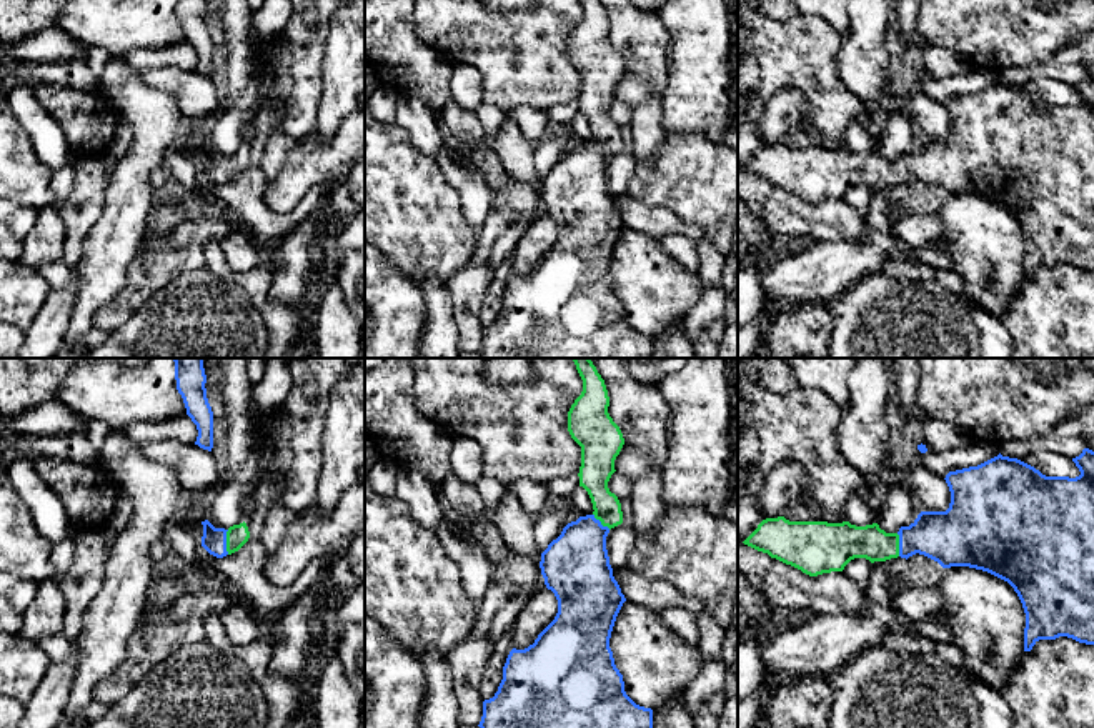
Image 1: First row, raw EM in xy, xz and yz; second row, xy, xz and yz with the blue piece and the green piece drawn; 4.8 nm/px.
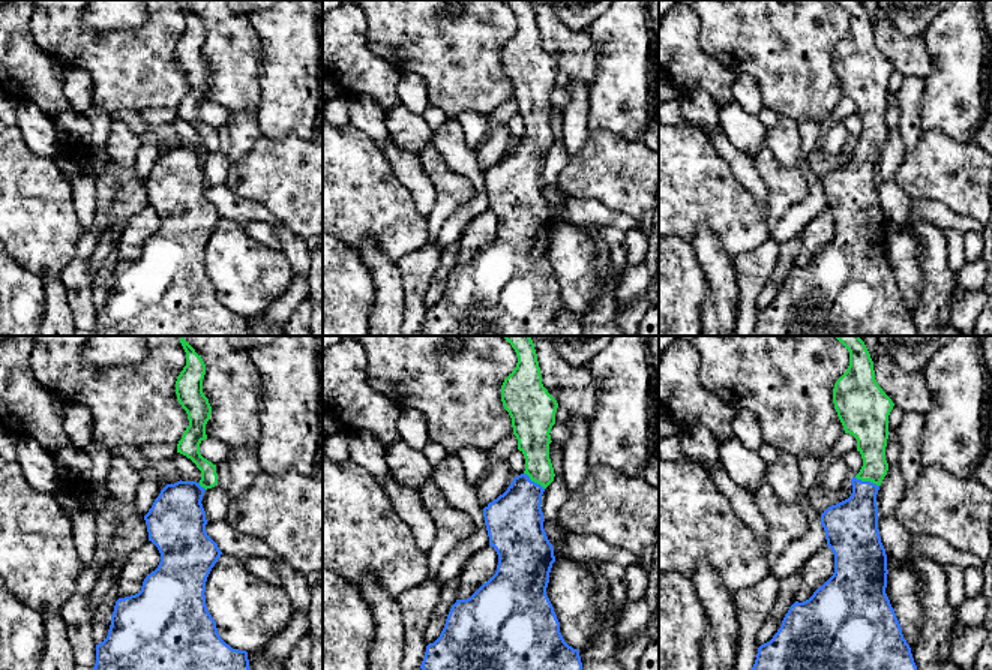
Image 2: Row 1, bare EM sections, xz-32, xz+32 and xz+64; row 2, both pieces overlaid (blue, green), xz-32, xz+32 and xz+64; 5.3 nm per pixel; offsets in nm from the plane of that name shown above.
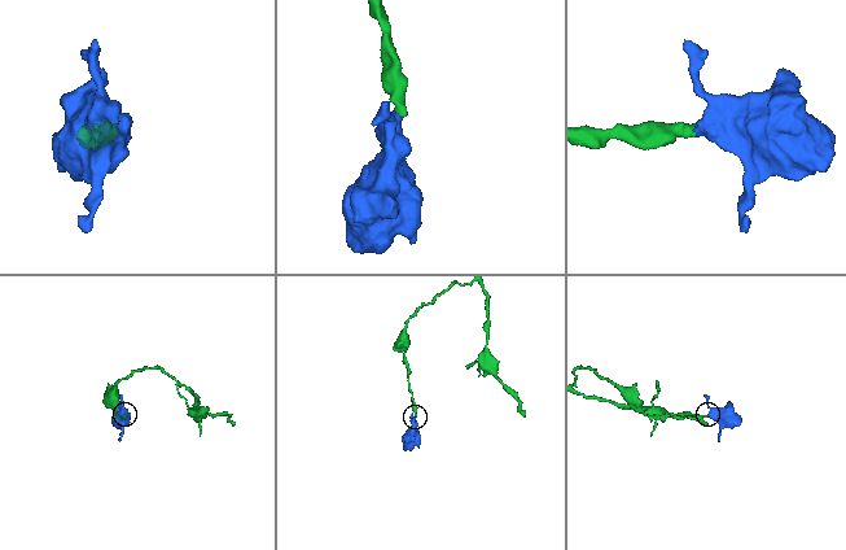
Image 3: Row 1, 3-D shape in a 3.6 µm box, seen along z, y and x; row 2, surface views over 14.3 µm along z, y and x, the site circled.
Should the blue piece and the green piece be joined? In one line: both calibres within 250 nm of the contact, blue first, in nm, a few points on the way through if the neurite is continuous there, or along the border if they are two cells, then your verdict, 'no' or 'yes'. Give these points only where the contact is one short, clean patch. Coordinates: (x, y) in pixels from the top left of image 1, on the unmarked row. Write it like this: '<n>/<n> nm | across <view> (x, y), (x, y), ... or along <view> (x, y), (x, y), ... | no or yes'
120/110 nm | across xy (213, 167), (225, 169), (237, 162) | yes

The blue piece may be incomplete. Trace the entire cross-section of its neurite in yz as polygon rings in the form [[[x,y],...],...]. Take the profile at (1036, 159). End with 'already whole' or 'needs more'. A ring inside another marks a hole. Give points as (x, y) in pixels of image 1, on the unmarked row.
[[[1094,78],[1072,85],[1081,102],[1046,103],[1034,93],[1001,80],[977,93],[946,102],[951,130],[946,138],[921,138],[909,153],[886,160],[878,150],[789,148],[766,145],[743,168],[809,203],[843,198],[854,185],[871,190],[916,180],[942,195],[969,193],[1007,208],[1024,240],[1024,278],[1039,267],[1072,265],[1094,272]]]; needs more

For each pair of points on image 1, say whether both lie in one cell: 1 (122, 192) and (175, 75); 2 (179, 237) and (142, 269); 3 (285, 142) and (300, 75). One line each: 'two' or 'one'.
1: two
2: two
3: two

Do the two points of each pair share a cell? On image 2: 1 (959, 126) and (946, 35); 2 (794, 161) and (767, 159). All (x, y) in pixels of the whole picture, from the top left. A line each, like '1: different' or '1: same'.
1: same
2: different

